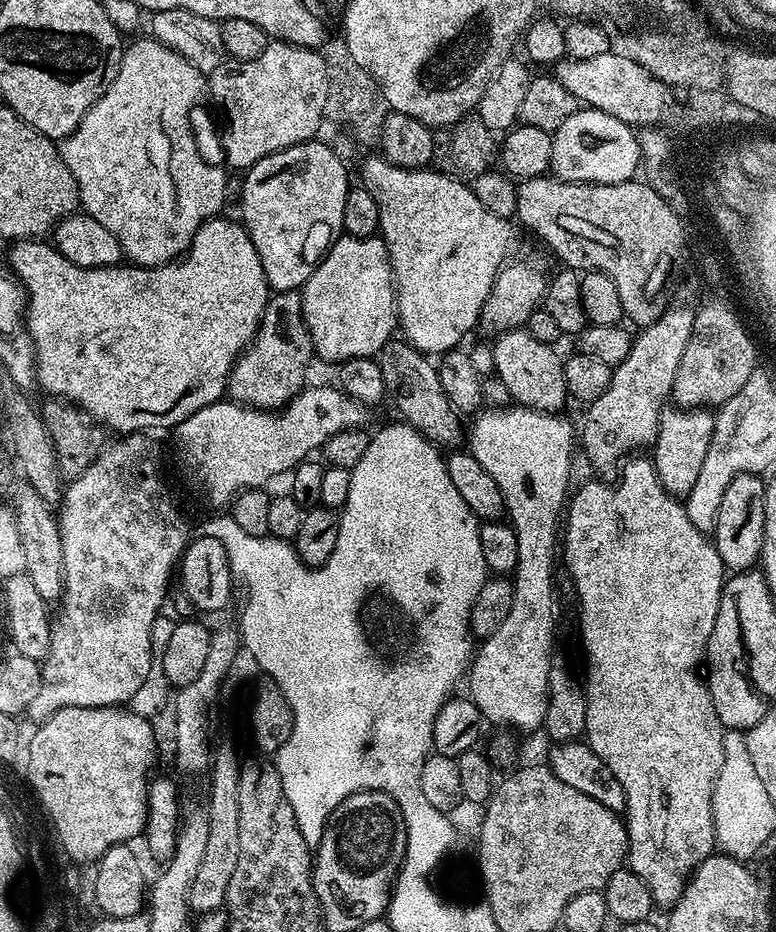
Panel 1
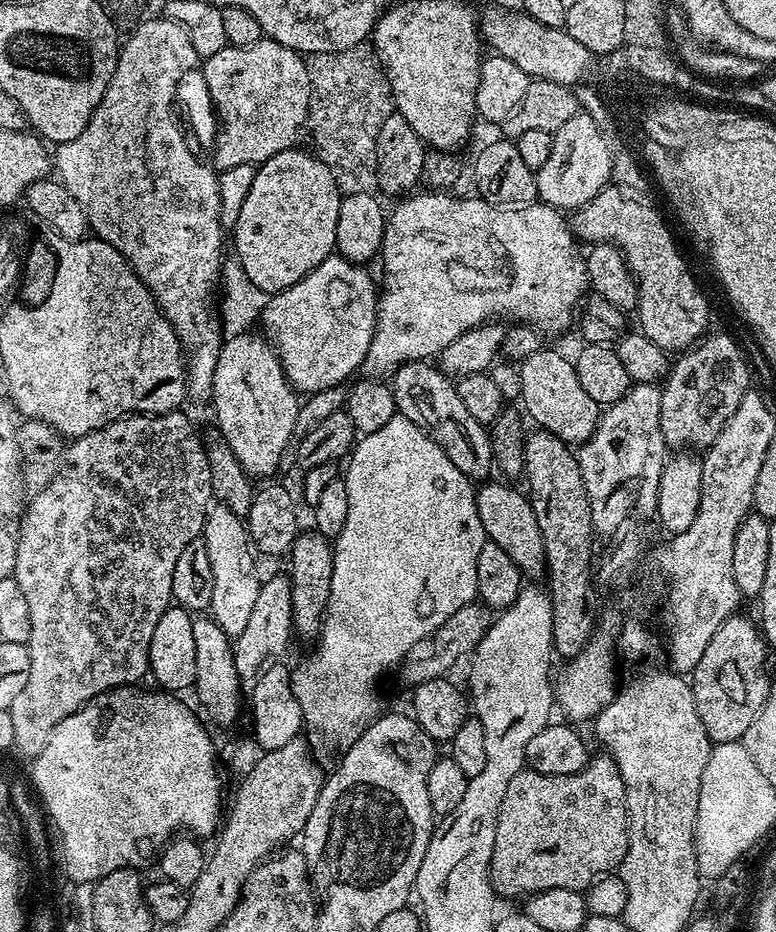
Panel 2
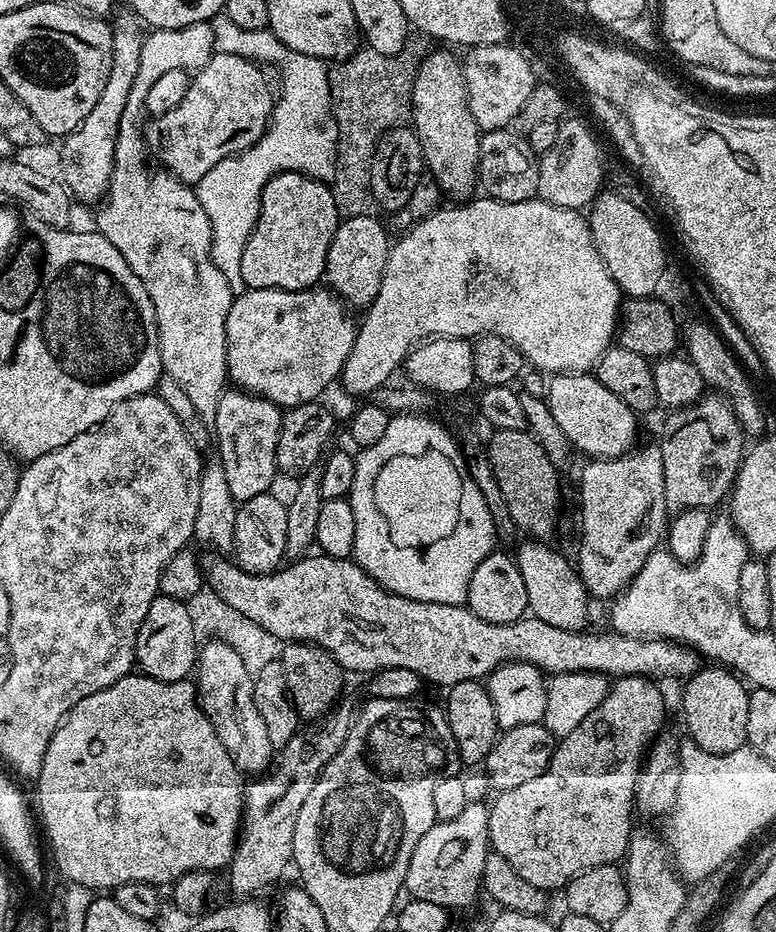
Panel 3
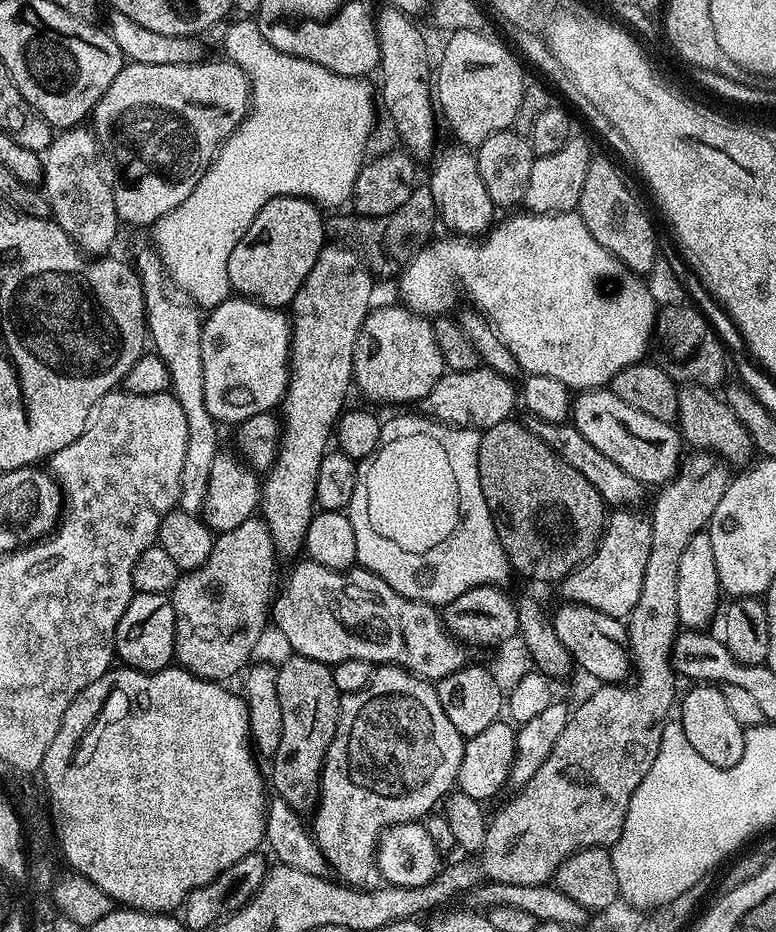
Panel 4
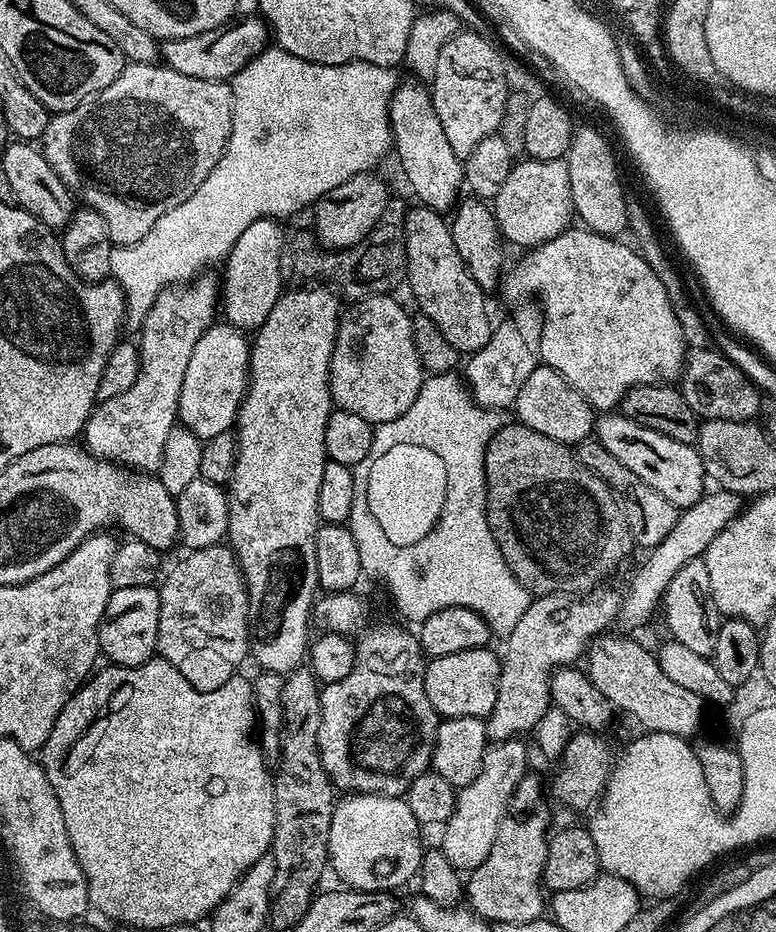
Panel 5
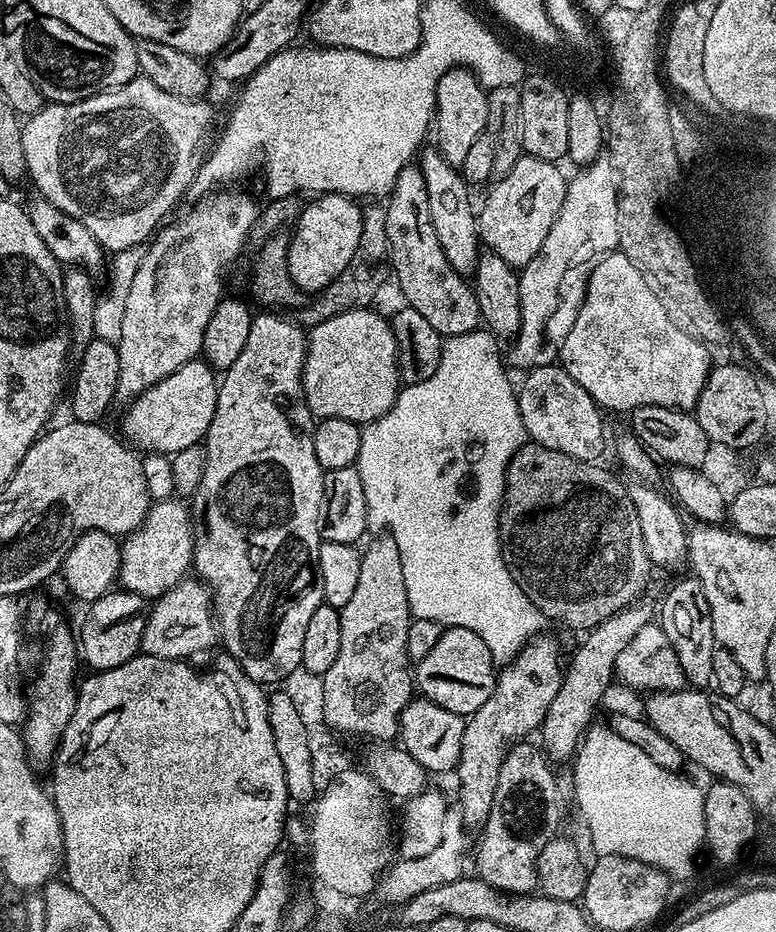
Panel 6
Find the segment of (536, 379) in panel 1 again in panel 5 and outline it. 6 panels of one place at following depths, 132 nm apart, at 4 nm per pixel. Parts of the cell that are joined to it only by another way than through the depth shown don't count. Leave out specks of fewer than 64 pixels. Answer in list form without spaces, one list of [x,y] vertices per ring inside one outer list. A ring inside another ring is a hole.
[[[616,410],[601,415],[595,421],[594,436],[602,446],[606,446],[606,450],[610,450],[610,454],[614,454],[614,458],[618,458],[618,462],[634,470],[646,486],[654,486],[662,498],[670,498],[676,508],[689,508],[704,497],[706,475],[696,446],[666,438],[666,434],[658,434],[658,430],[638,426],[638,422],[627,420]]]

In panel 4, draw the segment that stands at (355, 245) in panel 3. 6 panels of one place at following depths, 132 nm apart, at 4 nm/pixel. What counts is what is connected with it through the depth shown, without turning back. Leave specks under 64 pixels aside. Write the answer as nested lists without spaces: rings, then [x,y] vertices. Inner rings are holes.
[[[332,242],[329,243],[318,254],[318,262],[314,262],[314,270],[310,270],[310,274],[306,274],[306,282],[302,282],[302,286],[298,290],[298,294],[292,299],[290,305],[290,319],[292,321],[292,351],[290,353],[290,375],[288,377],[288,391],[285,392],[282,401],[282,409],[284,408],[284,416],[282,415],[282,435],[280,437],[280,452],[276,456],[276,463],[268,469],[266,475],[263,477],[260,485],[260,507],[258,509],[259,515],[268,524],[270,534],[276,543],[277,553],[281,557],[292,556],[297,551],[298,553],[304,547],[304,535],[310,526],[312,517],[314,515],[314,505],[316,502],[316,479],[318,478],[318,466],[322,466],[322,458],[325,452],[329,451],[330,441],[334,436],[334,429],[337,421],[340,419],[341,413],[345,411],[344,399],[348,396],[348,387],[353,387],[354,381],[352,378],[352,363],[354,362],[354,350],[358,342],[358,334],[362,330],[362,322],[368,317],[370,309],[373,307],[374,301],[372,296],[372,283],[374,277],[368,270],[367,264],[364,262],[364,257],[355,247],[347,246],[343,248],[343,243]]]

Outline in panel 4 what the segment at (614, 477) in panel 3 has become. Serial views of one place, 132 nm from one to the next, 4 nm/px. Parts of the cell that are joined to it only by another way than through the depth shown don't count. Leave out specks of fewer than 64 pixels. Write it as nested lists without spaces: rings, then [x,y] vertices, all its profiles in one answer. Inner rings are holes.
[[[616,510],[604,522],[604,531],[593,550],[592,556],[575,568],[569,576],[559,581],[558,588],[565,601],[573,604],[585,604],[602,614],[610,614],[617,618],[626,618],[638,606],[638,594],[642,594],[642,574],[646,574],[646,558],[650,554],[651,523],[644,520],[636,510]]]

